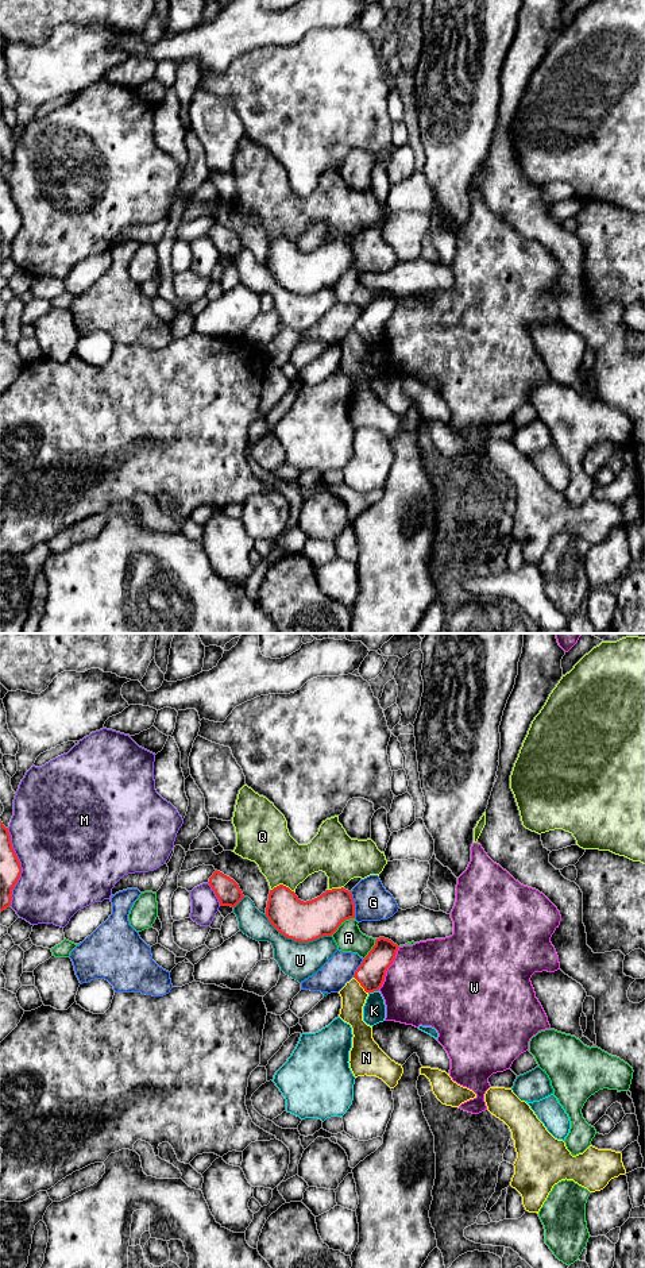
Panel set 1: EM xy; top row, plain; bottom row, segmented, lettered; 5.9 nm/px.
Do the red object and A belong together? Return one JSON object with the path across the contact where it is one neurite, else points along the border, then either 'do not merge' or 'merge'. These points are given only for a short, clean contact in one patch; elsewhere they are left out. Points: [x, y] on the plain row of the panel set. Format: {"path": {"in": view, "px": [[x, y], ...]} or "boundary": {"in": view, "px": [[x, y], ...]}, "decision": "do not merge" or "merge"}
{"decision": "do not merge"}

